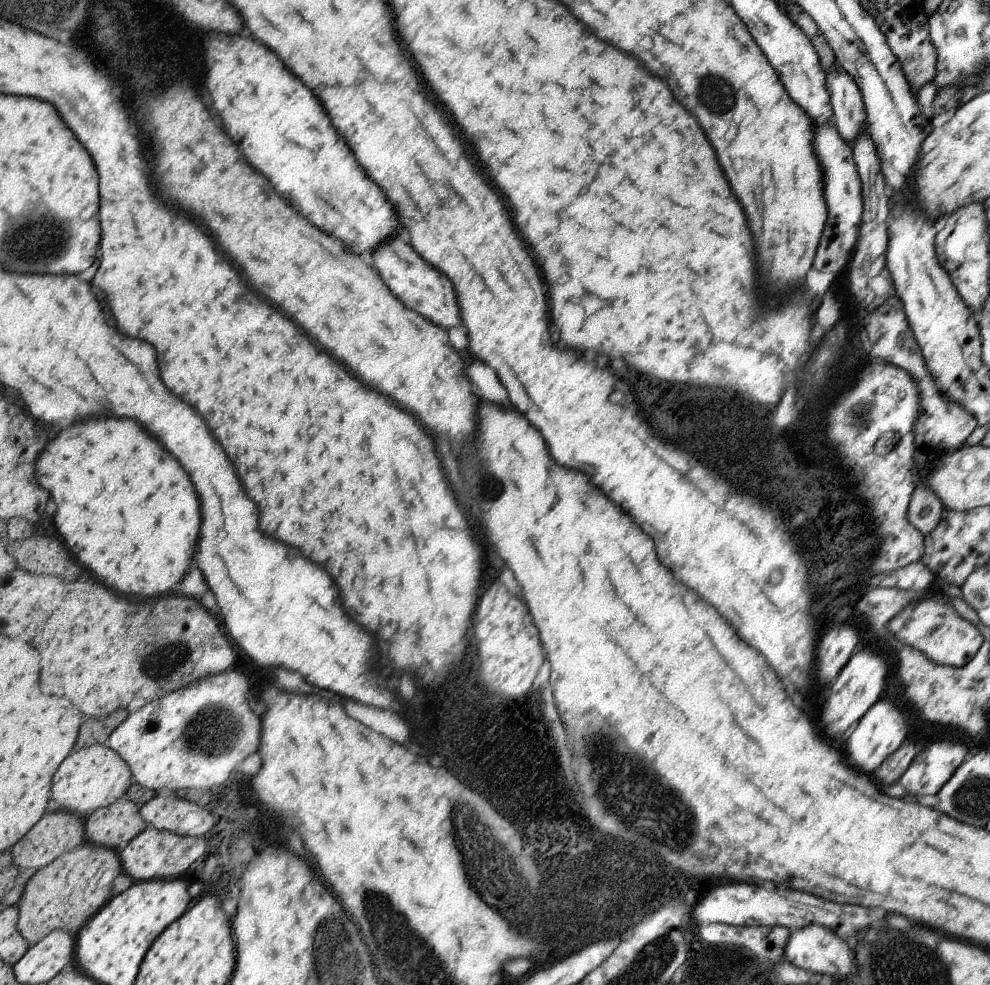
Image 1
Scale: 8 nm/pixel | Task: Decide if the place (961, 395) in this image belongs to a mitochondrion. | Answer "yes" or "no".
no

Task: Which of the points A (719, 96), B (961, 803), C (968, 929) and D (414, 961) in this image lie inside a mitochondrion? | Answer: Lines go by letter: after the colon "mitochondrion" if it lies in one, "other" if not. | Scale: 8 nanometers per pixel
A: mitochondrion
B: mitochondrion
C: other
D: mitochondrion

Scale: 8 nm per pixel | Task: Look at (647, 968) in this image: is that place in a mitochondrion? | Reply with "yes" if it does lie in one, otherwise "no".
yes

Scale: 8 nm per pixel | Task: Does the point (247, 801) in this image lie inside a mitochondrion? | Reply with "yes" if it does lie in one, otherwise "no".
no

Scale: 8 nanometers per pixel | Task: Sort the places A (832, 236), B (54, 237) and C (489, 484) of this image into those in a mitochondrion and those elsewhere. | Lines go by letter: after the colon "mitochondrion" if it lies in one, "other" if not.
A: other
B: mitochondrion
C: mitochondrion

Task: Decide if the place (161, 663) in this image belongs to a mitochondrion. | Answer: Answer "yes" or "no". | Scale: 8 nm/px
yes

